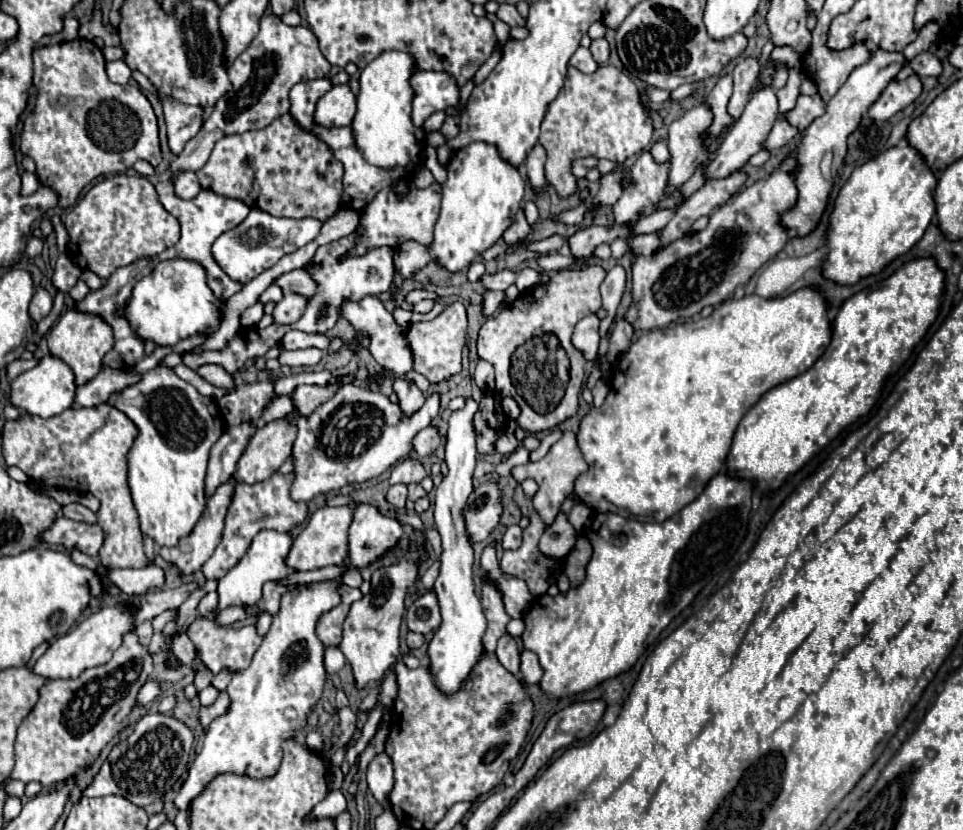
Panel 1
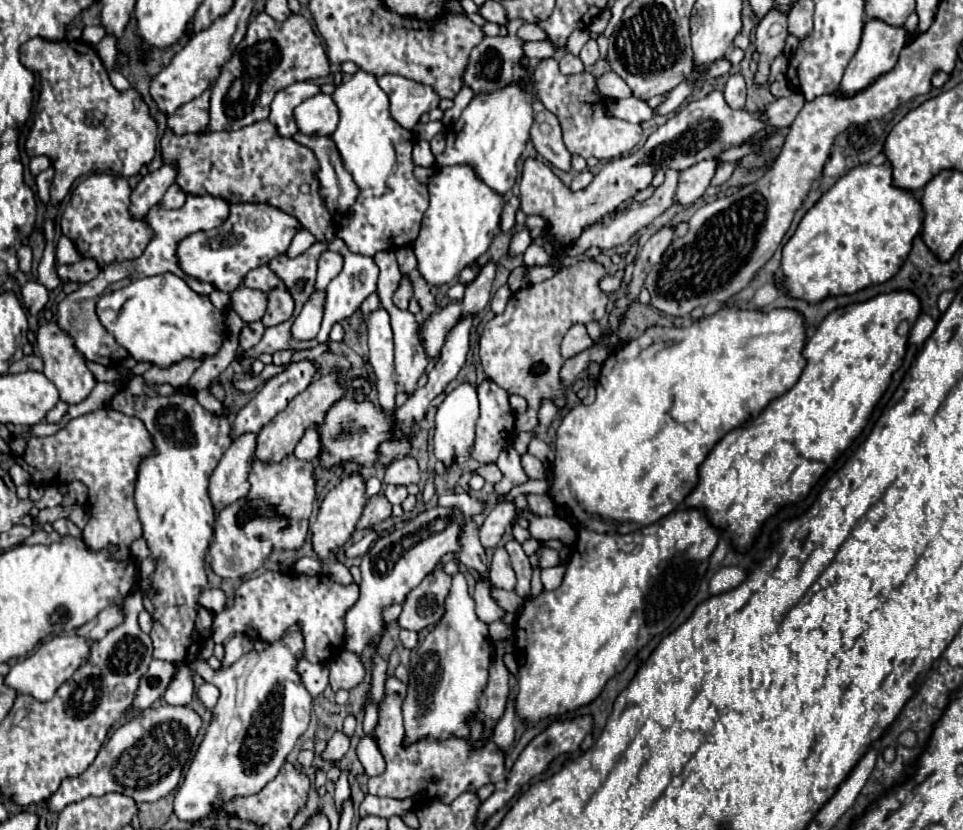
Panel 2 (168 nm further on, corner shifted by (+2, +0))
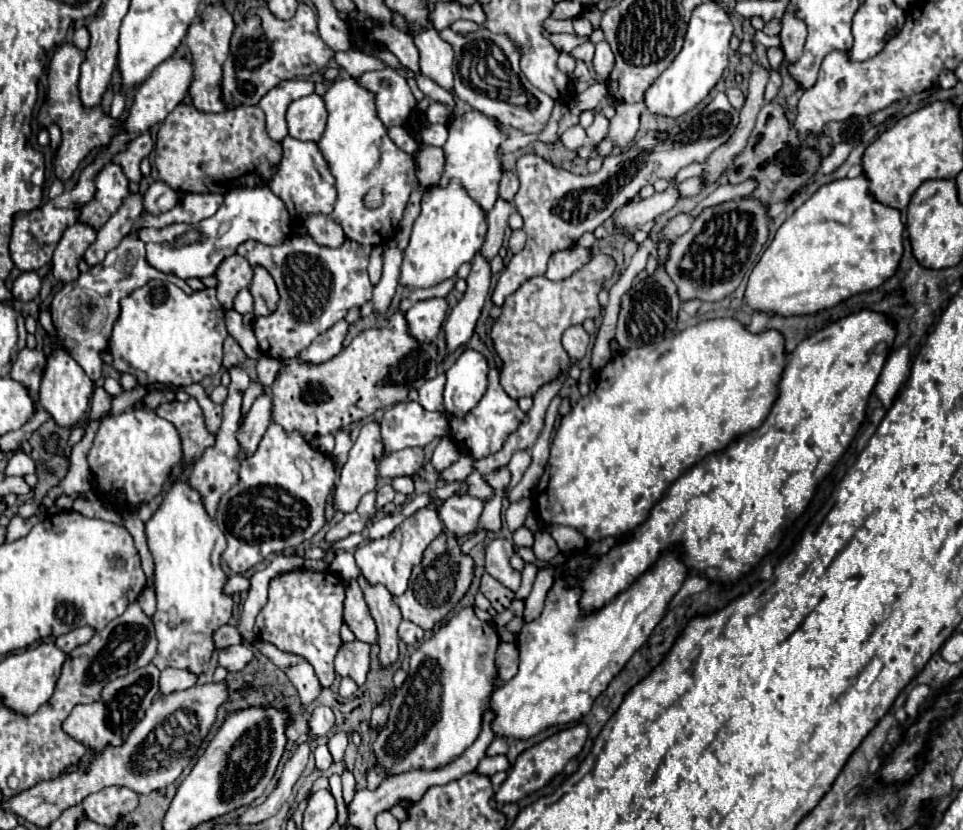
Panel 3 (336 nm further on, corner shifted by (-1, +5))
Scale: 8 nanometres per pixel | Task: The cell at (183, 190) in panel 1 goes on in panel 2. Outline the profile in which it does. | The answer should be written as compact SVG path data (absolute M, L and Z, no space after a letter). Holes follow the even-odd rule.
M171 185L169 189L167 189L167 193L163 195L163 199L161 199L161 207L163 209L179 209L183 203L185 203L185 193L181 193L181 189L177 189L177 185Z

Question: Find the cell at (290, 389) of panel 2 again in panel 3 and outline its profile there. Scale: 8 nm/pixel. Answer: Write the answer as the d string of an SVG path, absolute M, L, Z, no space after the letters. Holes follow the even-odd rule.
M344 320L336 322L328 332L322 332L304 352L298 354L306 364L322 364L334 358L342 350L342 340L348 332L348 324Z

